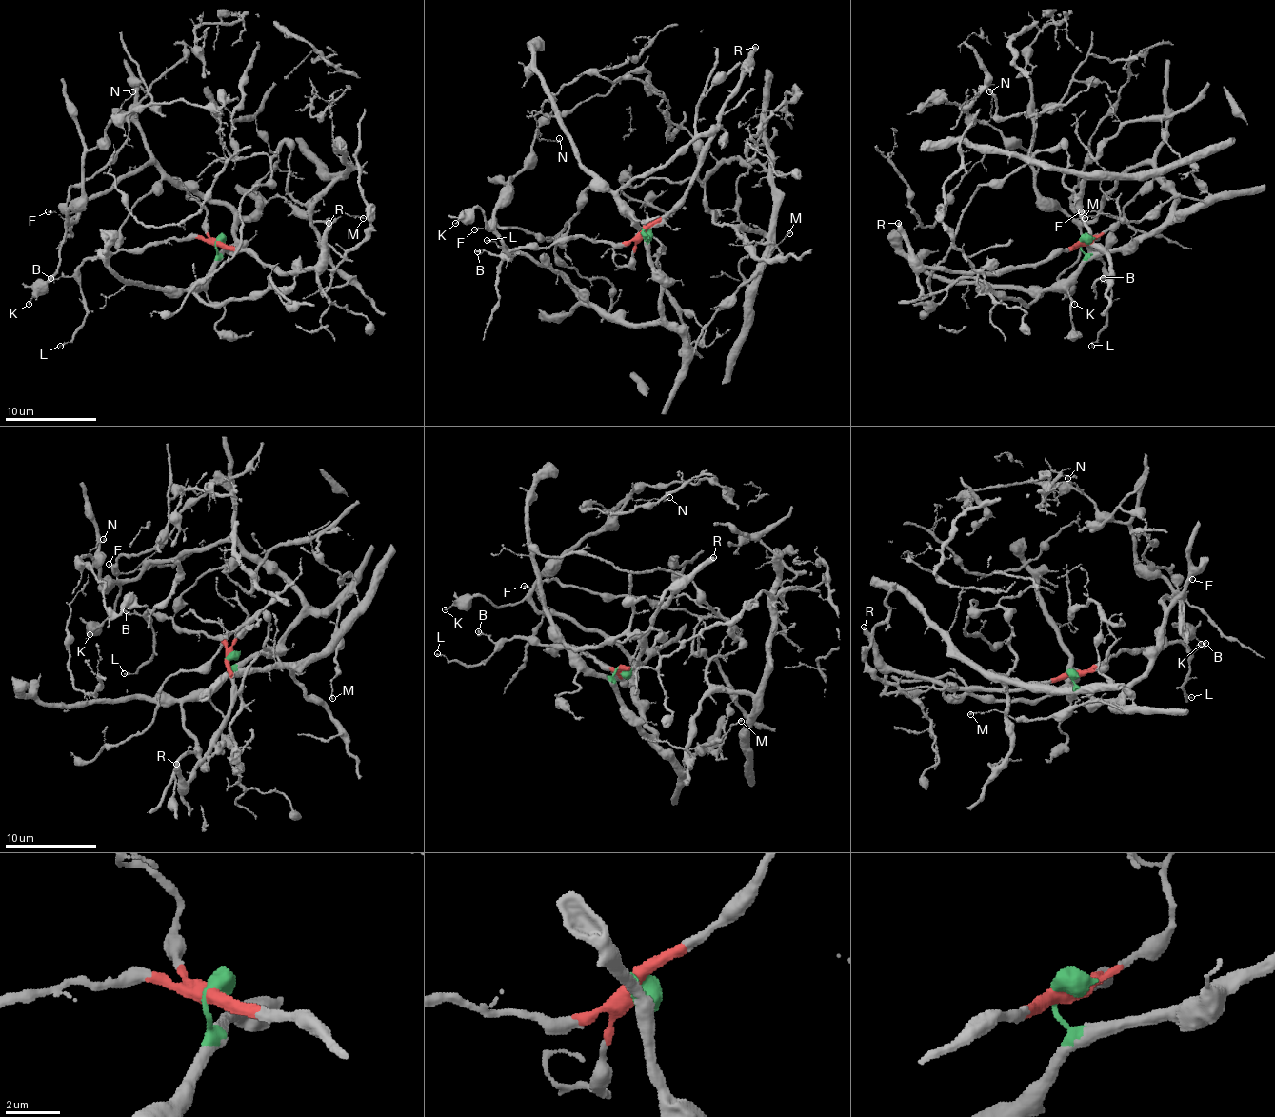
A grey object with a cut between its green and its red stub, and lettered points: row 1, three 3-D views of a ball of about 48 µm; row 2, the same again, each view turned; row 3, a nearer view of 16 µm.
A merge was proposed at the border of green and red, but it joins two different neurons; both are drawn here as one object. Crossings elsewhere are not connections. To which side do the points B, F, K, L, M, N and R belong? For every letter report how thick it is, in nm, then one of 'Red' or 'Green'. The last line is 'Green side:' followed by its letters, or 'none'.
B: Thickness 140 nm. Red
F: Thickness 110 nm. Green
K: Thickness 100 nm. Green
L: Thickness 110 nm. Red
M: Thickness 110 nm. Green
N: Thickness 110 nm. Green
R: Thickness 400 nm. Red
Green side: F, K, M, N

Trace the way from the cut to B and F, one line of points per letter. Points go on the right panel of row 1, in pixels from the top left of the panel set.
B: (1084, 240), (1095, 238), (1088, 245), (1098, 249), (1107, 277), (1103, 277)
F: (1084, 240), (1086, 254), (1127, 249), (1176, 197), (1150, 165), (1132, 165), (1088, 220), (1082, 210)

